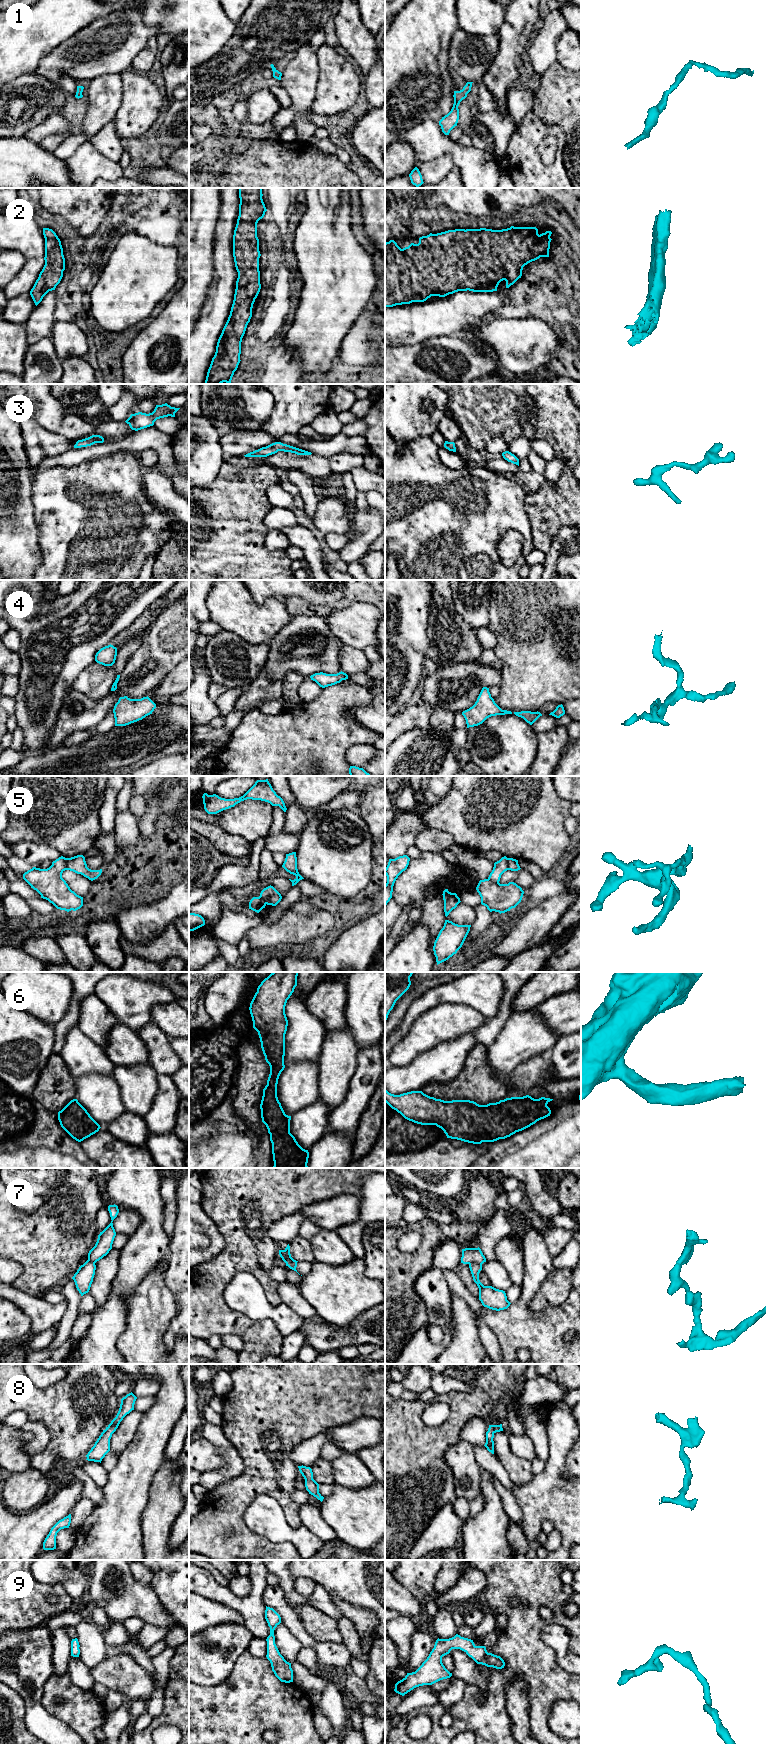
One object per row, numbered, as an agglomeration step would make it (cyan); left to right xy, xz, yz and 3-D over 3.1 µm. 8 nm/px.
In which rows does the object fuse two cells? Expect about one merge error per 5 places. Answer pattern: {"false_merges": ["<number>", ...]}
{"false_merges": ["5", "7"]}

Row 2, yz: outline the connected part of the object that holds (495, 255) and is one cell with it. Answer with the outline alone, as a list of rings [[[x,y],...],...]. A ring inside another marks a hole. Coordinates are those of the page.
[[[514,227],[492,230],[455,229],[422,236],[419,243],[411,243],[401,249],[394,240],[385,243],[385,307],[424,302],[431,296],[445,297],[458,291],[493,292],[499,283],[506,281],[506,288],[513,285],[522,276],[522,270],[528,263],[540,257],[549,257],[551,231],[538,234],[536,227]]]

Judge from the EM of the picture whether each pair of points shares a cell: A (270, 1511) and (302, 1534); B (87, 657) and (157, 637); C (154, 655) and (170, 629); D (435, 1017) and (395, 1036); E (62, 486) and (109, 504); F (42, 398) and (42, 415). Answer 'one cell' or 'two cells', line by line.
A: one cell
B: two cells
C: one cell
D: two cells
E: one cell
F: one cell

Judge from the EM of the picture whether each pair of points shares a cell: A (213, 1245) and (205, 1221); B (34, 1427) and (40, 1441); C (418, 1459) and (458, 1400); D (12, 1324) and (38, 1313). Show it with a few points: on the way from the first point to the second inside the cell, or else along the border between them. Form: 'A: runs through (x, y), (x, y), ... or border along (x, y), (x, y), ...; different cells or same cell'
A: runs through (213, 1239), (213, 1233), (209, 1227); same cell
B: runs through (37, 1430), (40, 1438); same cell
C: runs through (433, 1444), (455, 1422), (458, 1415); same cell
D: border along (12, 1301), (29, 1317), (29, 1334); different cells

